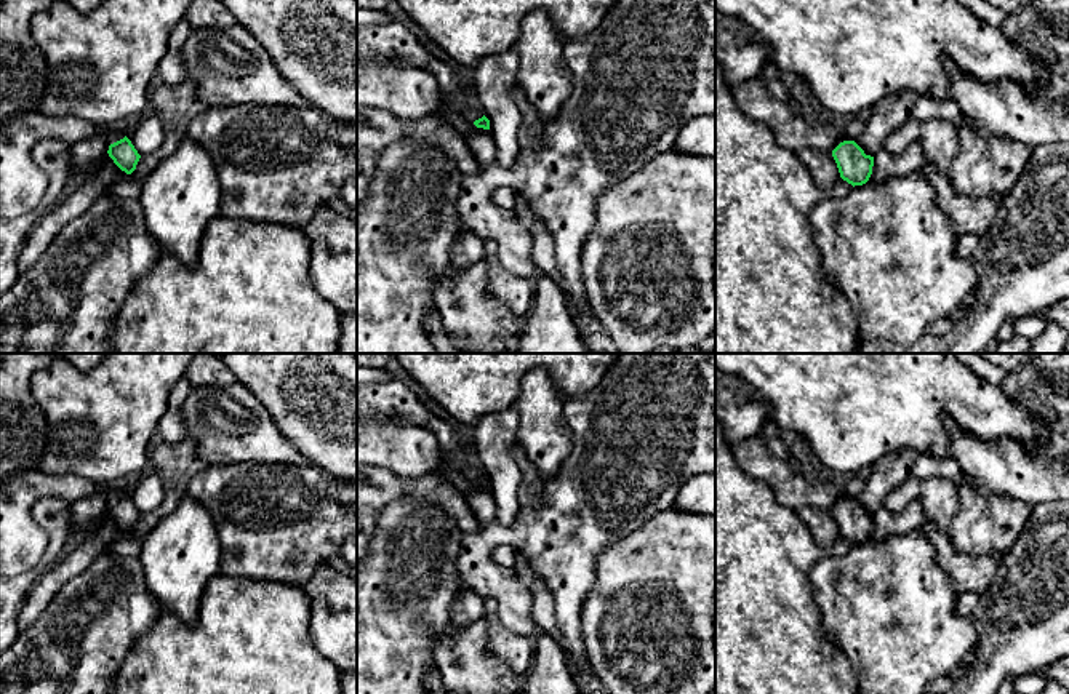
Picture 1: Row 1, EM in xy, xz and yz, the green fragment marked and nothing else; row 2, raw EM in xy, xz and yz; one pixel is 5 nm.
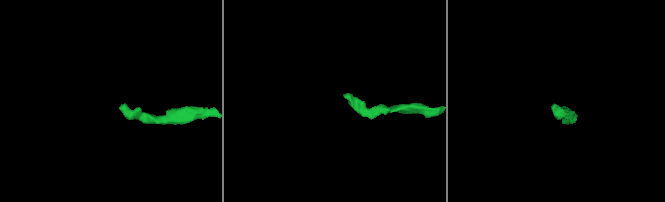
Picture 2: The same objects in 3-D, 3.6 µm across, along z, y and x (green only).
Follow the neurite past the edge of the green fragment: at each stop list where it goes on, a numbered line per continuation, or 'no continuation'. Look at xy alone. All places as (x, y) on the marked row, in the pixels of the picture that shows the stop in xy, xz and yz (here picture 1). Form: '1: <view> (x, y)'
1: xy (114, 133)

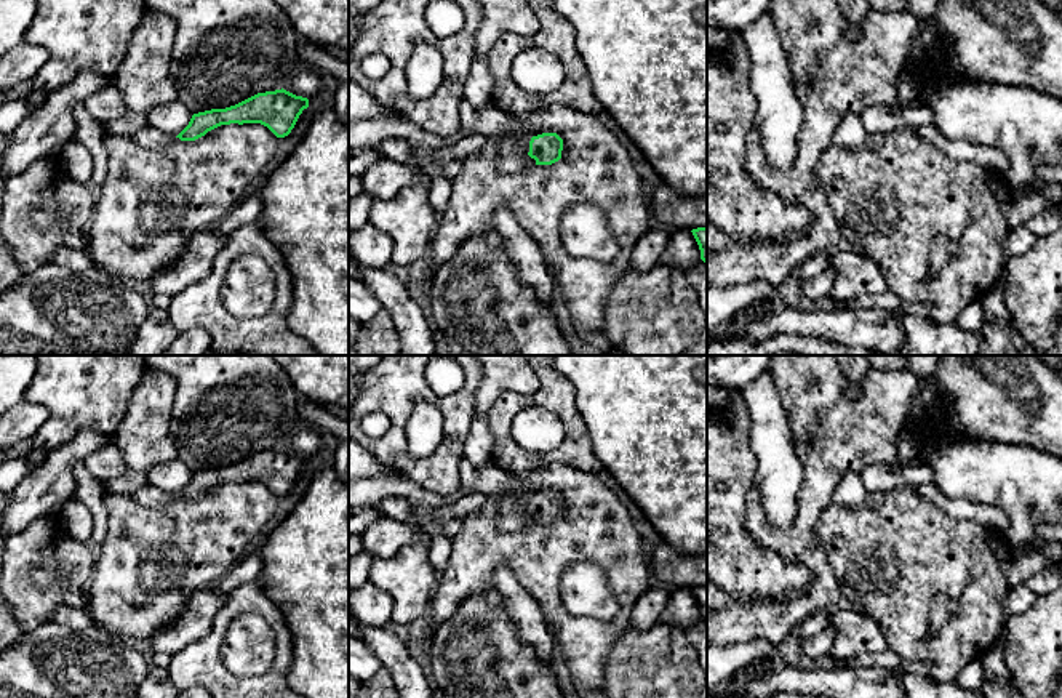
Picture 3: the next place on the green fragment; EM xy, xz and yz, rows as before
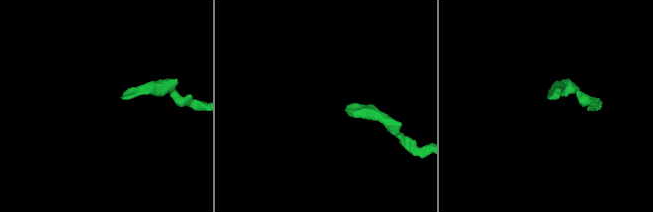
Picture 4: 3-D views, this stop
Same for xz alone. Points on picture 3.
1: xz (509, 160)

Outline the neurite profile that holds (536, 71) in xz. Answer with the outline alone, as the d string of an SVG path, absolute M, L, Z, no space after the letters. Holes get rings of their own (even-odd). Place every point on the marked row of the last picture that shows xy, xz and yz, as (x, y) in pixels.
M528 48L515 56L510 77L523 91L547 94L563 83L563 64L550 51Z

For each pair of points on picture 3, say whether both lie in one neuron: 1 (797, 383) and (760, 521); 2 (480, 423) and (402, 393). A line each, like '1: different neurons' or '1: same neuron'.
1: same neuron
2: different neurons

